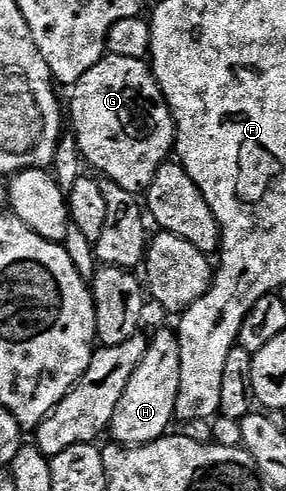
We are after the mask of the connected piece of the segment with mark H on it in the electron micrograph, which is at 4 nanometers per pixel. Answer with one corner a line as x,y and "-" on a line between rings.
164,330
151,337
141,366
133,373
128,388
122,397
119,414
111,422
111,435
121,445
142,445
154,442
166,436
171,429
172,420
177,417
178,399
180,399
186,378
186,358
184,346
170,330

